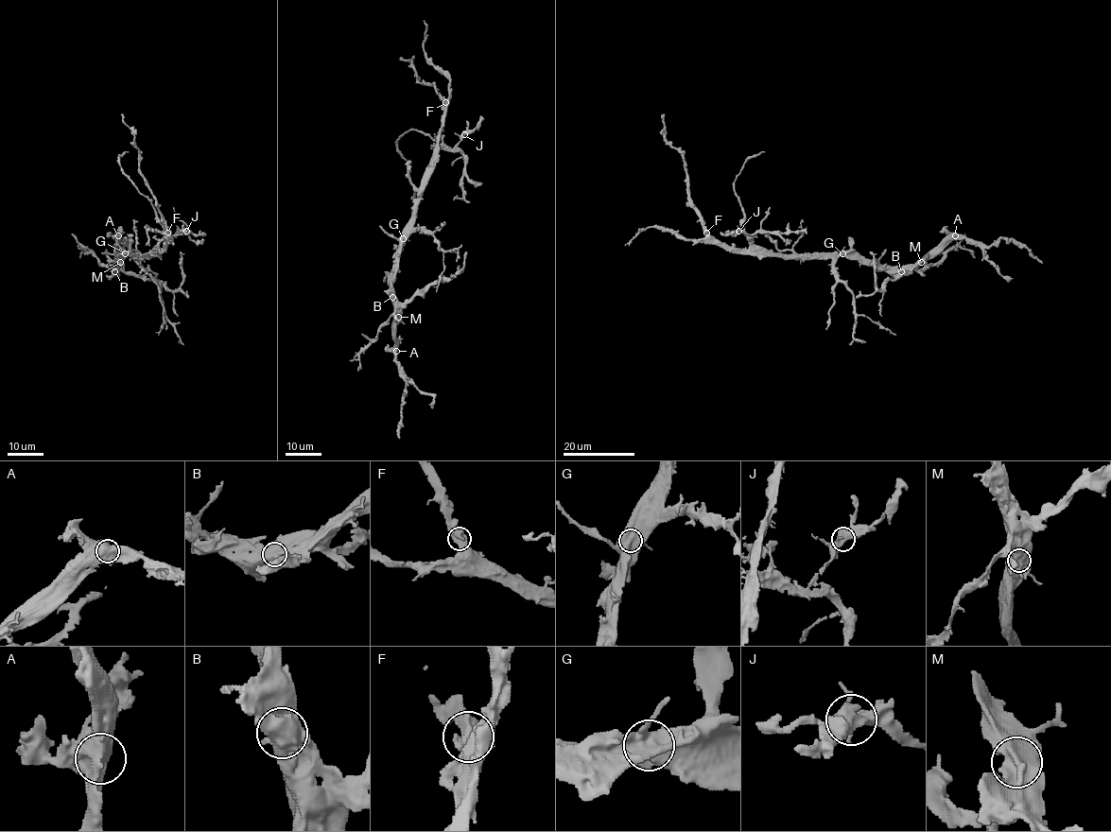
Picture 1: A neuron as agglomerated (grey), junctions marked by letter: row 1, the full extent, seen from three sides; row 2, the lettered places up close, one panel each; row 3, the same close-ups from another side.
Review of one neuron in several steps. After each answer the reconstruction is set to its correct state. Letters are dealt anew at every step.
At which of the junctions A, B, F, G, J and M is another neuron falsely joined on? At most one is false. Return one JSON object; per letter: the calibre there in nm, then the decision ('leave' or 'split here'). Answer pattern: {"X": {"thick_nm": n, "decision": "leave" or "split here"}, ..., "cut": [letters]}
{"A": {"thick_nm": 600, "decision": "leave"}, "B": {"thick_nm": 700, "decision": "leave"}, "F": {"thick_nm": 500, "decision": "leave"}, "G": {"thick_nm": 700, "decision": "leave"}, "J": {"thick_nm": 480, "decision": "leave"}, "M": {"thick_nm": 650, "decision": "leave"}, "cut": []}

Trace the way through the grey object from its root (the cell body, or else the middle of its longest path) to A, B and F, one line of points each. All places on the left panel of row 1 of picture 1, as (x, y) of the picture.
A: (135, 255), (124, 255), (113, 268), (118, 264), (118, 235)
B: (135, 255), (124, 255), (113, 266), (114, 271)
F: (135, 255), (159, 251), (164, 247), (167, 232)

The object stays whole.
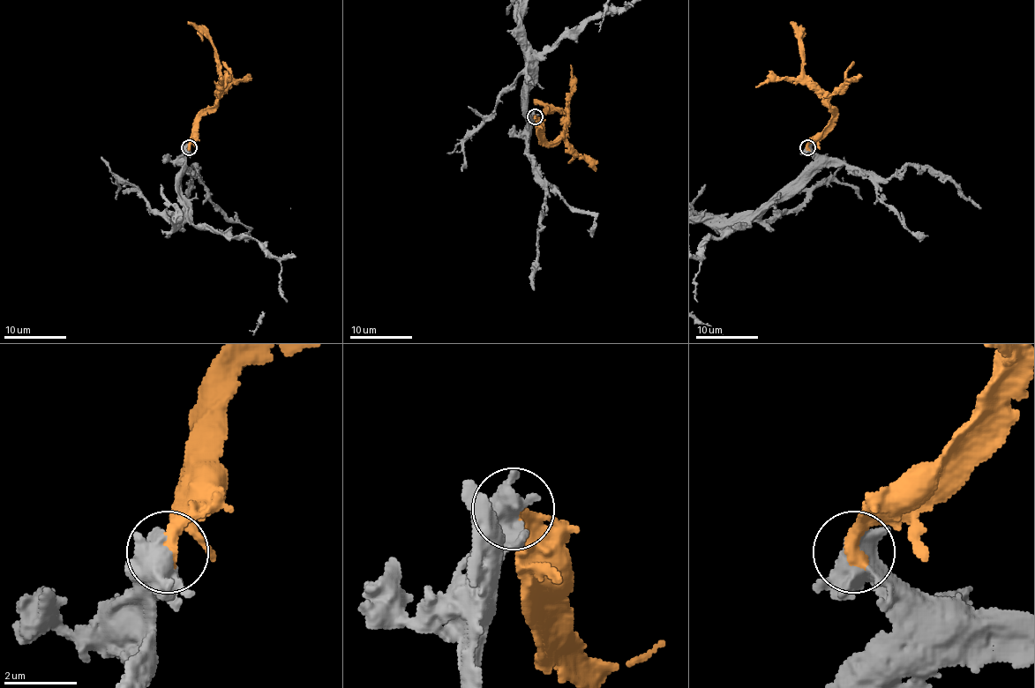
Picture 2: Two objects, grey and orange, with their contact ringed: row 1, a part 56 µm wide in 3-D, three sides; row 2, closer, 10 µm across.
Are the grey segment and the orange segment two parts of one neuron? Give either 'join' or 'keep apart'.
join

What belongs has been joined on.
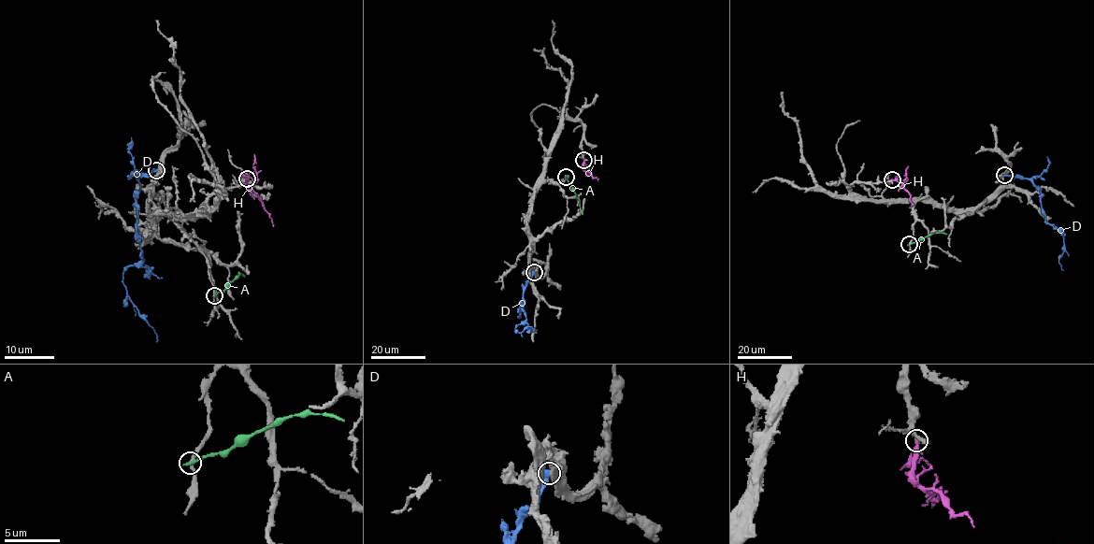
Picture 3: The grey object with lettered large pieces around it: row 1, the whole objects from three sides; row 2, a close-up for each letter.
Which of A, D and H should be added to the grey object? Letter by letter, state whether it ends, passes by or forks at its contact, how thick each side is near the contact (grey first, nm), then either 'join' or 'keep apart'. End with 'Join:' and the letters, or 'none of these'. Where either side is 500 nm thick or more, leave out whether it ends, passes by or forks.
A: it ends there; 200 nm thick on the grey side, 280 nm on the other; keep apart
D: 750 nm thick on the grey side, 550 nm on the other; keep apart
H: it ends there; 280 nm thick on the grey side, 260 nm on the other; keep apart
Join: none of these

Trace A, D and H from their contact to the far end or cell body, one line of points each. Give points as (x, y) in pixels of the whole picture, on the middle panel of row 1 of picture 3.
A: (566, 177), (579, 201), (582, 214)
D: (533, 272), (523, 296), (525, 320), (515, 330), (519, 332), (530, 326), (533, 331)
H: (584, 160), (583, 168), (598, 178)

